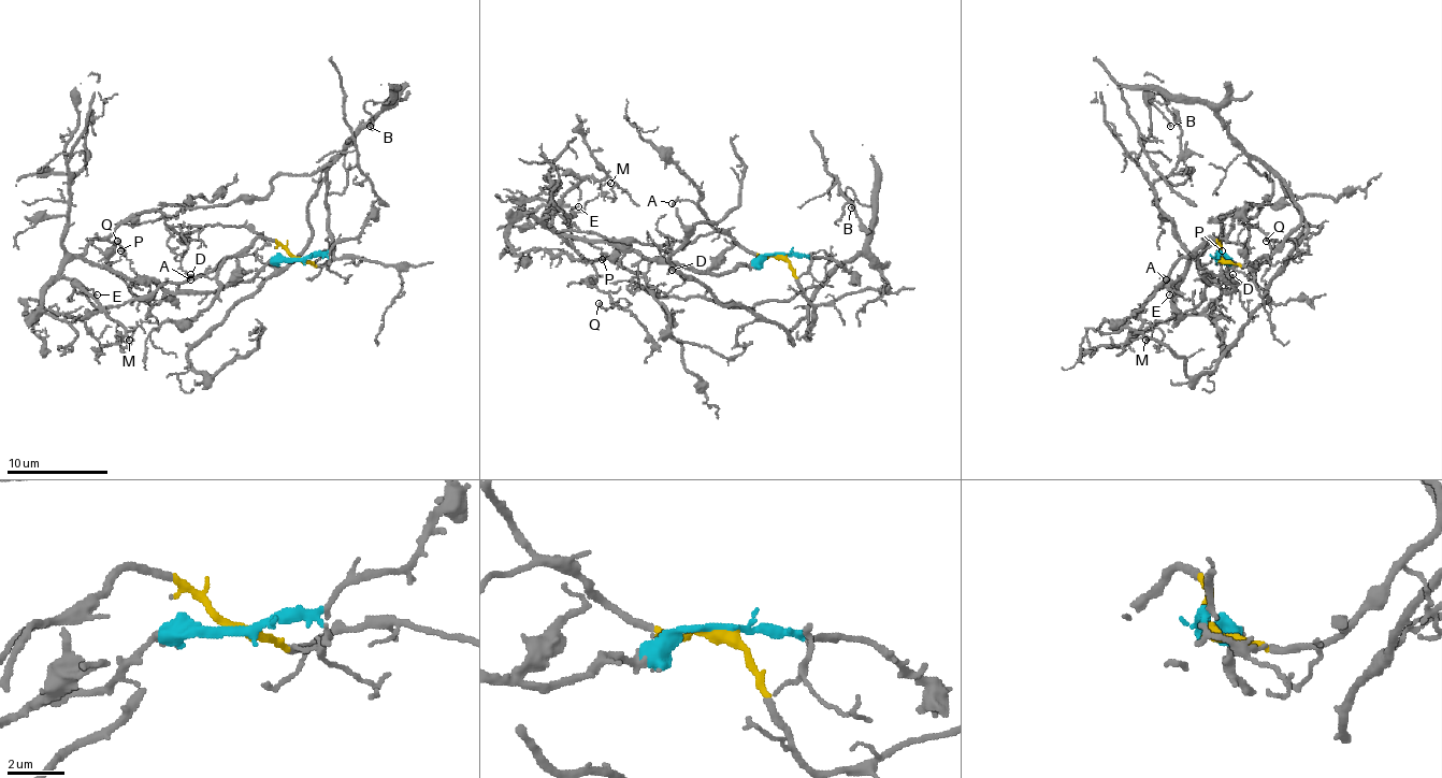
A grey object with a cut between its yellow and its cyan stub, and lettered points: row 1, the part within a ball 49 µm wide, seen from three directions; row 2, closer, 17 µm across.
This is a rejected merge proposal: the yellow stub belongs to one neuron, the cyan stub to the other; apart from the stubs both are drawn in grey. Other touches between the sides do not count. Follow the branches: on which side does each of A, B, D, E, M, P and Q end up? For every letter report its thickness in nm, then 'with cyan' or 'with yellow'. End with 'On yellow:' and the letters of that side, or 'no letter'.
A: 150 nm thick; with yellow
B: 120 nm thick; with yellow
D: 90 nm thick; with yellow
E: 110 nm thick; with cyan
M: 130 nm thick; with cyan
P: 110 nm thick; with cyan
Q: 130 nm thick; with cyan
On yellow: A, B, D

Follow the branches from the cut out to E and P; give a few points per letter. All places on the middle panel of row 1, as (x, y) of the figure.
E: (780, 254), (752, 259), (720, 274), (646, 259), (638, 251), (554, 231), (542, 218), (562, 206), (577, 206)
P: (780, 254), (752, 259), (730, 272), (704, 274), (601, 242), (590, 244), (603, 259)

